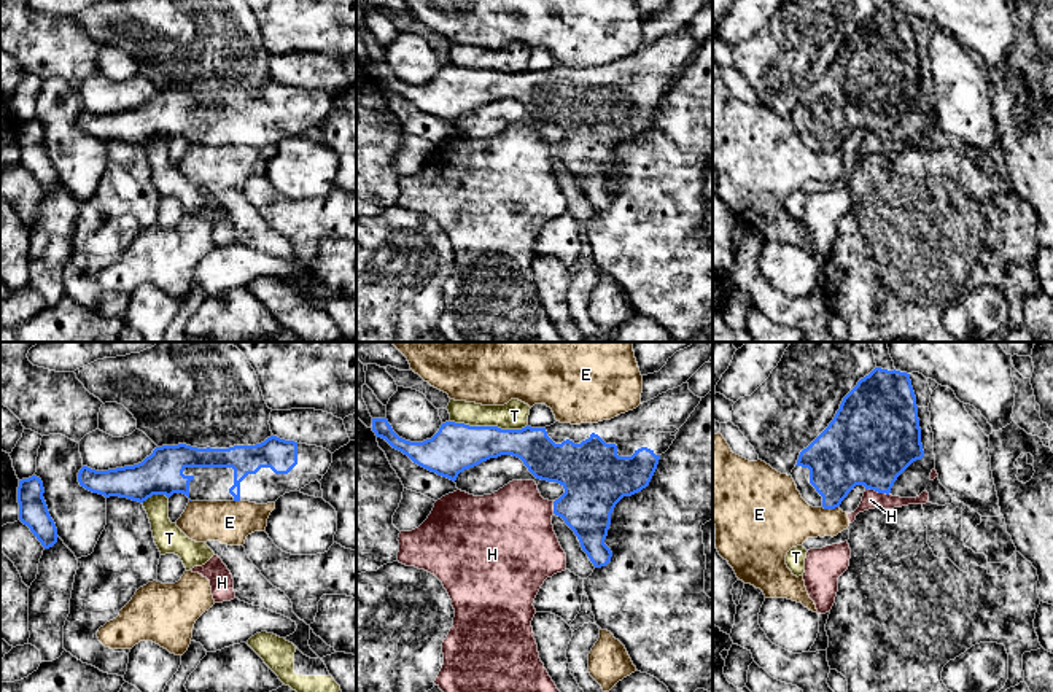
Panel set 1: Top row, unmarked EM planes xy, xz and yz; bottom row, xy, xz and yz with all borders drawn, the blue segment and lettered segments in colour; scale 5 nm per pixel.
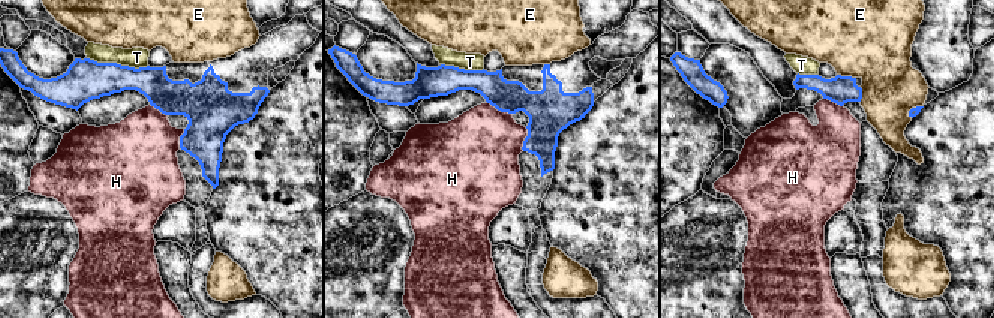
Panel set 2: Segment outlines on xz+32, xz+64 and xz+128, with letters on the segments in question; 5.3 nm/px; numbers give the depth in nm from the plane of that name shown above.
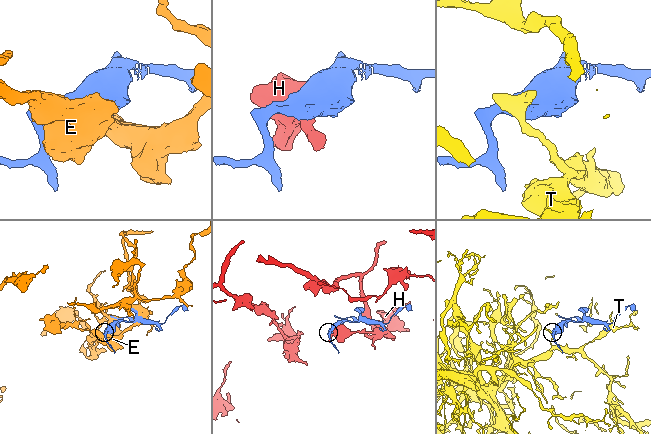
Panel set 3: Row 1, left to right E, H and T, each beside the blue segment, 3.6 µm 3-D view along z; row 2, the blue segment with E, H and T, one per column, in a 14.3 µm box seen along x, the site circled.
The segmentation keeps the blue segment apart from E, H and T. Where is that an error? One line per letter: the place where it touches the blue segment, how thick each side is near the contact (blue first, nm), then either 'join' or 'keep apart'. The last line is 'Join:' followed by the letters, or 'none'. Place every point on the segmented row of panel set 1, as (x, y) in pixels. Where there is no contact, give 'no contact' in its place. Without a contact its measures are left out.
E: contact yz (831, 508); calibres 320 and 300 nm; keep apart
H: contact yz (878, 492); calibres 420 and 90 nm; keep apart
T: contact xz (489, 427); calibres 240 and 140 nm; keep apart
Join: none

